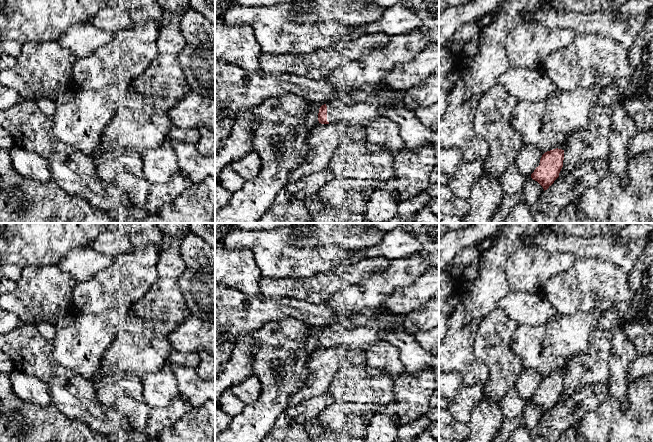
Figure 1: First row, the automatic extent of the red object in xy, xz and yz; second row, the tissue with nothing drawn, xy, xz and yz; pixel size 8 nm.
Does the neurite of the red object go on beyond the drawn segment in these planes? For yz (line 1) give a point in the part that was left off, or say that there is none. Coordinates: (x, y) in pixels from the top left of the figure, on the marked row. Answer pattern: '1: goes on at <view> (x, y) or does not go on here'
1: does not go on here

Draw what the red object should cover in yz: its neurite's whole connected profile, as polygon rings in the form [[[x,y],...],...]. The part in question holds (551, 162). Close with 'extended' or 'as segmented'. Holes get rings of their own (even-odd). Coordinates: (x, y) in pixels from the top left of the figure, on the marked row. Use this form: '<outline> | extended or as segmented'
[[[556,148],[545,152],[540,159],[540,165],[531,174],[531,178],[537,181],[544,191],[547,190],[559,177],[563,160],[564,150],[562,149]]] | as segmented

